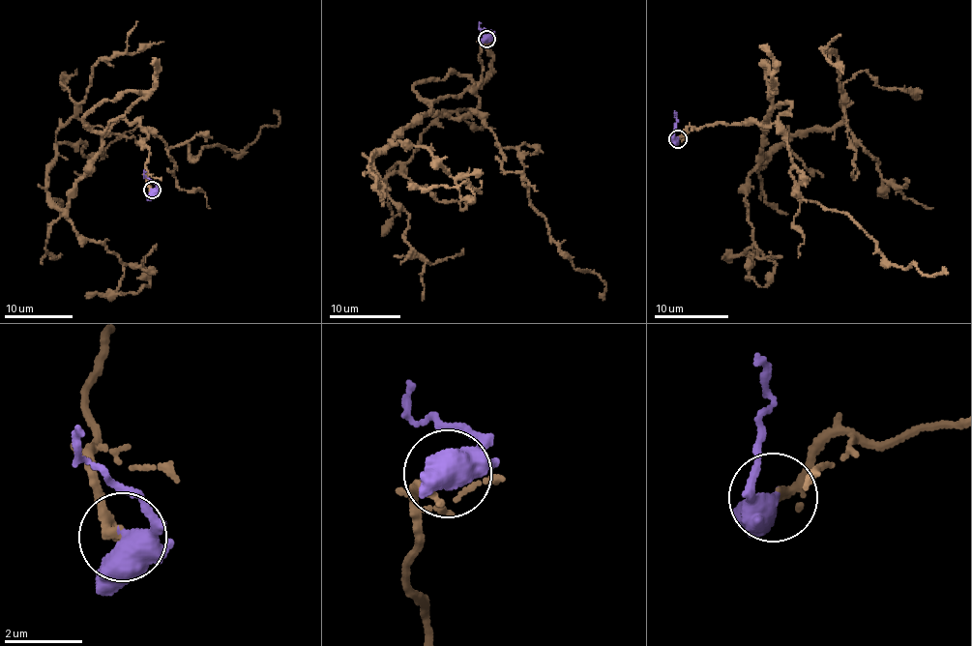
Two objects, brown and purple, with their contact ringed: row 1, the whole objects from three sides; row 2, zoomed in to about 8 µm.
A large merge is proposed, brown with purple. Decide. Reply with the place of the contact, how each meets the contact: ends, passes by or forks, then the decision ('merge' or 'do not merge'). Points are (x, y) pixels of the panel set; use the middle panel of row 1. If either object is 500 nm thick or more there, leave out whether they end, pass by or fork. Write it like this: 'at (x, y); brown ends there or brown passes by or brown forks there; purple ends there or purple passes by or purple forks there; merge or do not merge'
at (486, 39); brown passes by; purple forks there; merge

